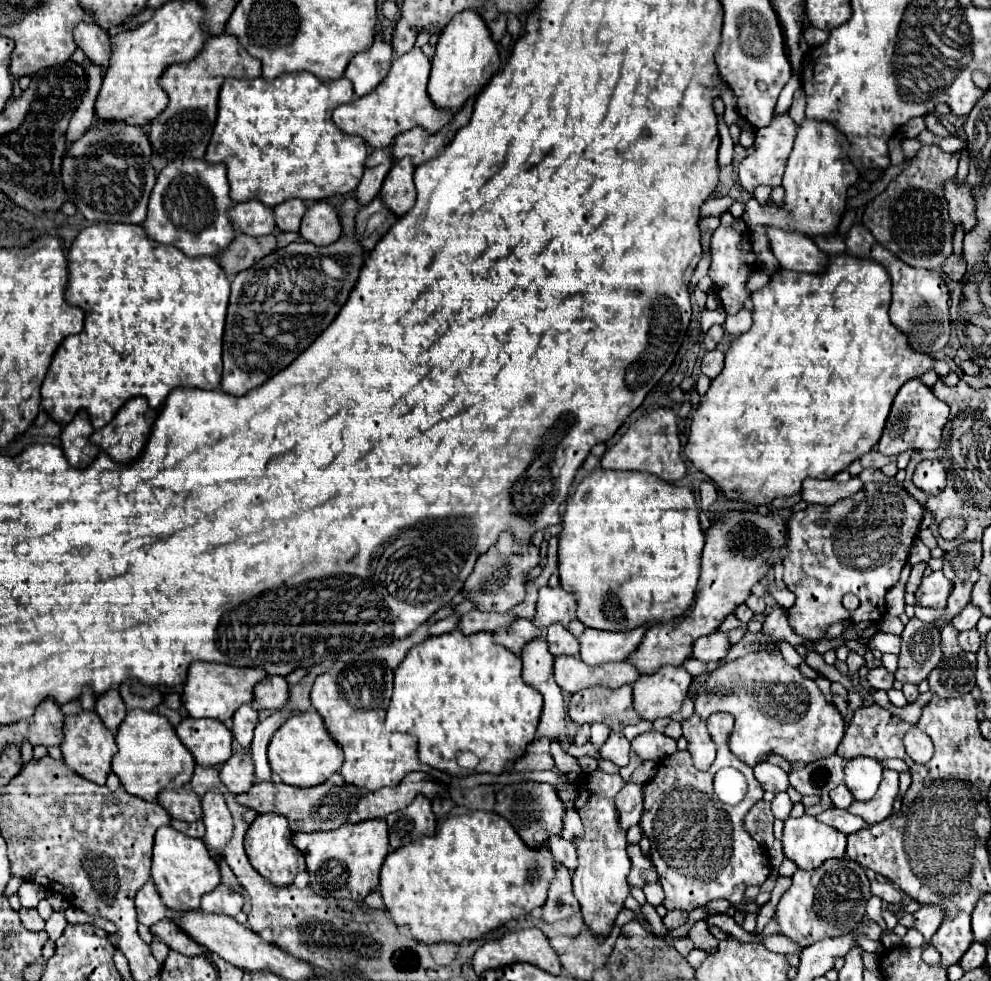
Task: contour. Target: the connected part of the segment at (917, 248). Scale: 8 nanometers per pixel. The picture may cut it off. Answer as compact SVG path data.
M923 146L907 168L889 182L889 186L875 196L863 214L863 224L871 230L875 240L899 256L905 264L939 272L953 252L955 226L949 216L943 184L957 174L961 152L945 152L939 146Z

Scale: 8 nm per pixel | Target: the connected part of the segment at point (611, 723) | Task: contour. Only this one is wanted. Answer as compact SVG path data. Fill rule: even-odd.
M591 686L587 690L571 694L567 712L577 724L603 722L613 732L621 732L627 724L641 720L633 706L631 686L619 686L615 690L603 686Z

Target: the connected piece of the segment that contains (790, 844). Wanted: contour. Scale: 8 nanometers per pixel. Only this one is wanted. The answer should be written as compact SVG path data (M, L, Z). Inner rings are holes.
M811 814L787 818L783 828L783 854L801 870L815 870L823 860L845 854L845 834L821 824Z

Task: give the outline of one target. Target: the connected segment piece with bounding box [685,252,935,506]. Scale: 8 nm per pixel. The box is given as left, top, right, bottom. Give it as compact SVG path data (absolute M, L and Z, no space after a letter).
M849 252L829 256L829 262L823 272L817 274L803 274L803 272L793 272L793 270L775 270L771 282L751 294L753 300L753 326L735 338L725 354L725 368L723 372L711 380L711 386L707 394L703 394L703 402L697 406L693 418L691 418L691 434L689 442L685 446L687 458L701 470L705 472L711 480L717 482L719 490L727 498L735 500L745 500L753 504L769 504L777 496L793 496L801 490L801 482L805 478L833 478L837 472L845 470L853 460L859 460L865 452L869 452L885 426L885 420L889 416L891 404L899 388L913 378L923 376L923 372L931 370L935 366L935 358L923 352L917 352L911 348L909 338L905 332L901 332L891 320L889 320L889 304L891 304L891 278L887 270L871 260L871 258L861 258L853 256Z

